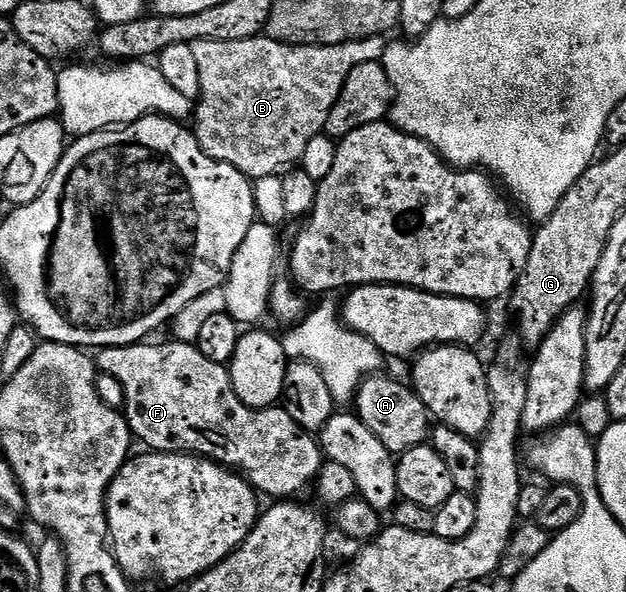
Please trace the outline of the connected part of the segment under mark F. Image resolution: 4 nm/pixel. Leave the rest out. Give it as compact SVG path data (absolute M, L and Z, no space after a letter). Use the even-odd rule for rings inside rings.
M142 341L140 343L132 343L130 347L103 347L95 355L98 372L102 375L110 375L116 381L119 381L119 385L122 386L123 397L125 398L123 414L125 420L129 423L129 429L133 433L134 440L141 442L142 439L149 446L146 448L153 453L188 453L214 460L220 463L222 467L230 468L244 475L249 480L249 484L260 492L262 496L274 495L272 498L277 501L292 500L294 497L300 496L297 495L300 491L305 491L308 487L312 488L314 486L315 480L321 474L323 466L321 444L310 432L305 431L299 425L295 425L291 413L287 413L284 406L248 407L239 397L239 393L235 393L233 382L229 376L229 368L226 364L216 363L207 357L203 357L203 353L199 353L197 346L191 343L179 343L176 341L168 341L169 343L153 342Z

